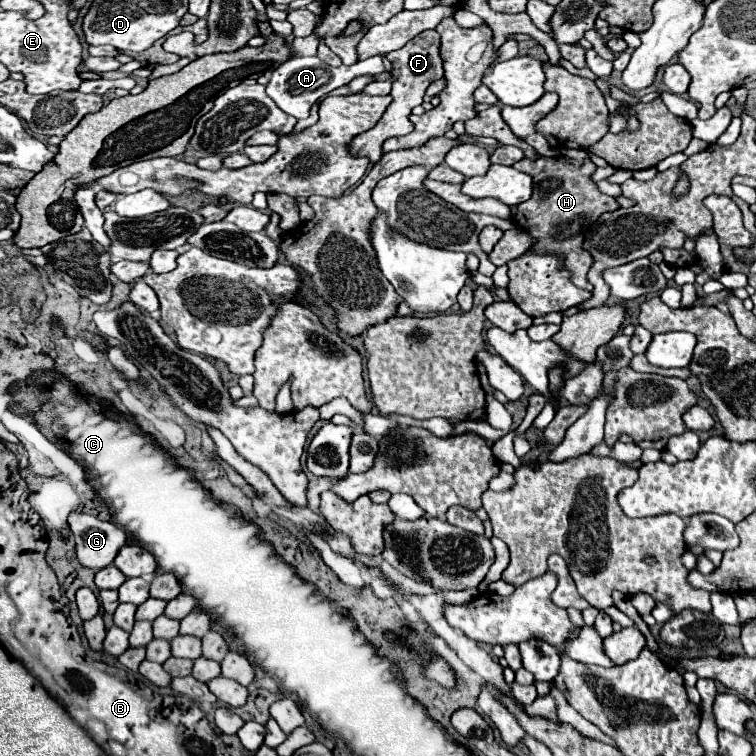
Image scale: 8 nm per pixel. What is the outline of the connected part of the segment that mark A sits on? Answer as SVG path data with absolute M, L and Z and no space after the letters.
M376 55L376 57L368 57L366 61L358 61L350 67L340 65L340 67L328 67L326 63L322 63L318 57L292 57L288 61L284 61L278 69L274 69L270 83L266 85L266 95L270 99L274 99L274 103L278 103L278 107L282 111L286 111L288 115L296 117L296 119L306 119L310 115L310 107L324 95L328 95L330 91L350 83L354 77L358 75L376 75L384 71L382 59L386 55Z

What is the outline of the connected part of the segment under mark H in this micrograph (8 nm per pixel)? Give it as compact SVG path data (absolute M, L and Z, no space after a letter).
M542 157L538 161L522 159L522 161L514 163L514 169L528 173L534 179L532 197L528 201L520 203L512 217L512 223L520 231L526 231L530 237L534 237L534 245L530 247L530 251L538 253L538 255L562 257L562 265L570 273L570 281L580 289L586 289L586 291L594 289L586 279L586 273L590 269L590 255L586 255L586 251L582 251L584 225L588 221L598 219L598 215L602 215L606 211L618 209L618 203L612 197L602 195L596 189L596 183L590 181L590 175L594 173L596 165L588 163L588 161L578 163L578 161L564 159L564 157L558 157L558 159Z

